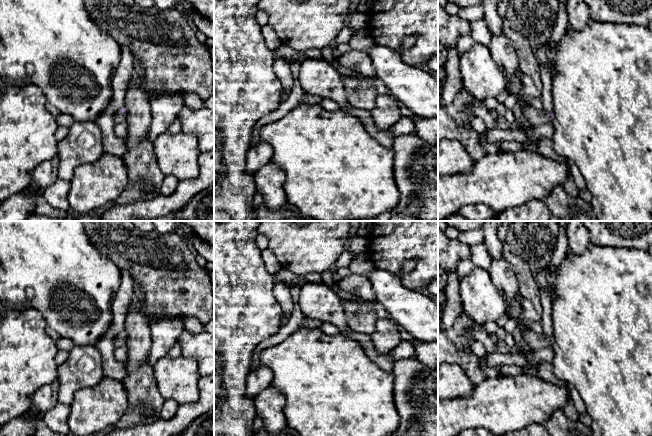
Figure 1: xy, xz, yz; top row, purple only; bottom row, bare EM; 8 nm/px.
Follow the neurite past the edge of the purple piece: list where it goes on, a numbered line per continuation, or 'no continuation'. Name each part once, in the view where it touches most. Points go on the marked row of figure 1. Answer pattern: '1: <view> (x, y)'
1: xy (118, 116)

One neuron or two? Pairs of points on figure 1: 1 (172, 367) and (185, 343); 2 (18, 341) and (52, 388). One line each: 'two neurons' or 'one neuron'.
1: two neurons
2: two neurons

